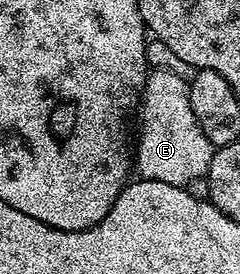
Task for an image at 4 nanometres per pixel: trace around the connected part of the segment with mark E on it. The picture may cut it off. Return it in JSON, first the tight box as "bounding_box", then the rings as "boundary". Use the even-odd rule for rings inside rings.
{"bounding_box":[133,68,216,187],"boundary":[[[152,68],[148,72],[141,94],[143,130],[133,153],[133,161],[142,180],[186,187],[193,179],[207,176],[216,146],[205,139],[201,123],[197,123],[197,115],[193,115],[193,103],[189,103],[190,90],[190,80],[173,71]]]}

